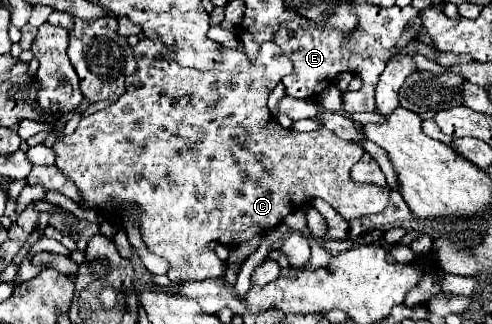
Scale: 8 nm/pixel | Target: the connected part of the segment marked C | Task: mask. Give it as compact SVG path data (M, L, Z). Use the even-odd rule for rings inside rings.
M142 38L132 50L134 50L134 60L138 62L138 70L130 78L126 78L126 94L122 98L118 98L118 102L114 102L110 108L94 112L90 116L84 116L80 120L78 128L72 134L56 140L56 144L52 148L56 152L56 166L58 166L58 170L62 170L62 174L66 174L66 178L70 178L76 184L76 188L80 190L82 200L78 202L78 206L82 210L106 210L108 218L112 222L120 222L124 230L126 230L128 222L138 222L140 235L144 238L144 244L152 252L156 252L156 256L164 256L170 262L168 276L170 276L170 280L174 284L190 280L190 278L205 280L222 276L228 264L221 261L214 251L208 250L208 242L220 242L220 244L230 246L232 250L236 250L238 246L242 246L244 242L252 240L254 236L264 236L270 228L278 226L290 212L296 212L296 210L304 208L306 202L310 202L314 198L324 198L346 220L354 220L354 218L362 218L362 216L368 216L368 214L376 214L376 212L386 208L390 192L392 192L390 186L362 186L362 182L350 182L350 170L364 154L362 146L358 146L354 142L342 142L338 136L334 136L326 128L324 130L314 130L314 132L286 130L286 128L282 128L278 124L276 116L272 116L268 112L268 106L266 106L268 92L272 90L272 86L276 86L292 70L290 58L286 58L274 42L264 42L260 52L258 52L258 58L254 58L254 60L248 60L240 52L230 50L224 58L232 58L232 70L218 68L218 70L210 70L210 72L200 72L200 70L190 70L190 68L178 66L170 58L168 50L160 42L154 42L150 38ZM114 198L132 200L132 202L136 202L136 206L142 212L128 210L122 204L112 204L110 200L114 200Z

